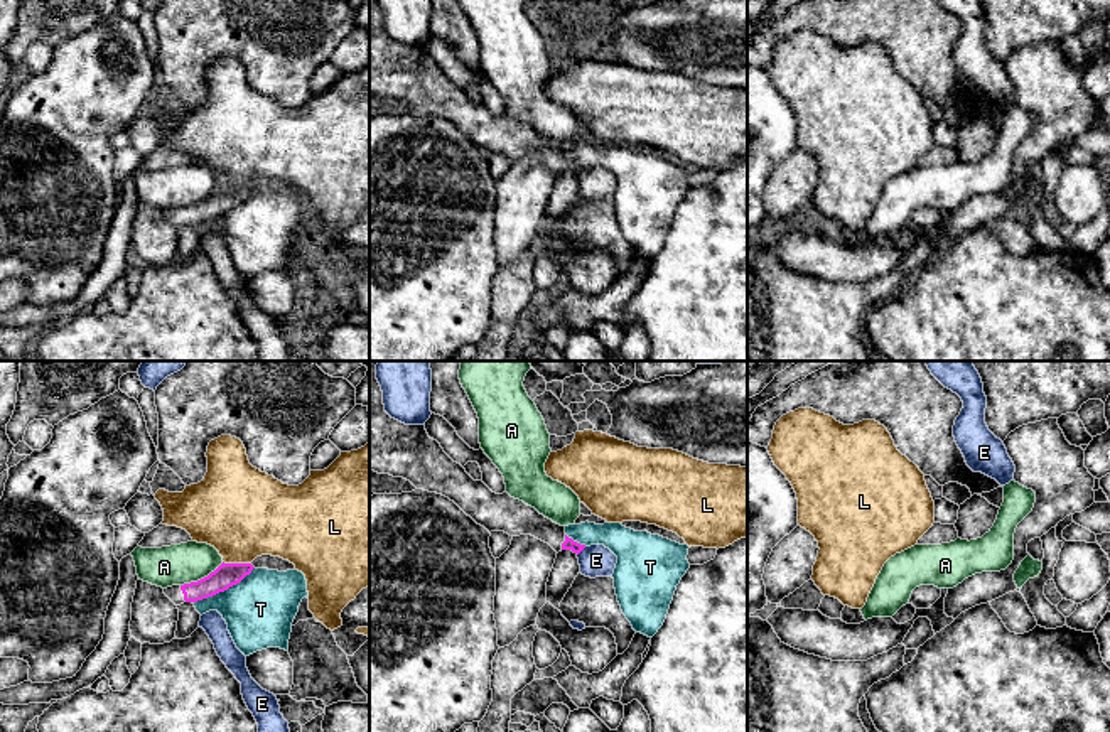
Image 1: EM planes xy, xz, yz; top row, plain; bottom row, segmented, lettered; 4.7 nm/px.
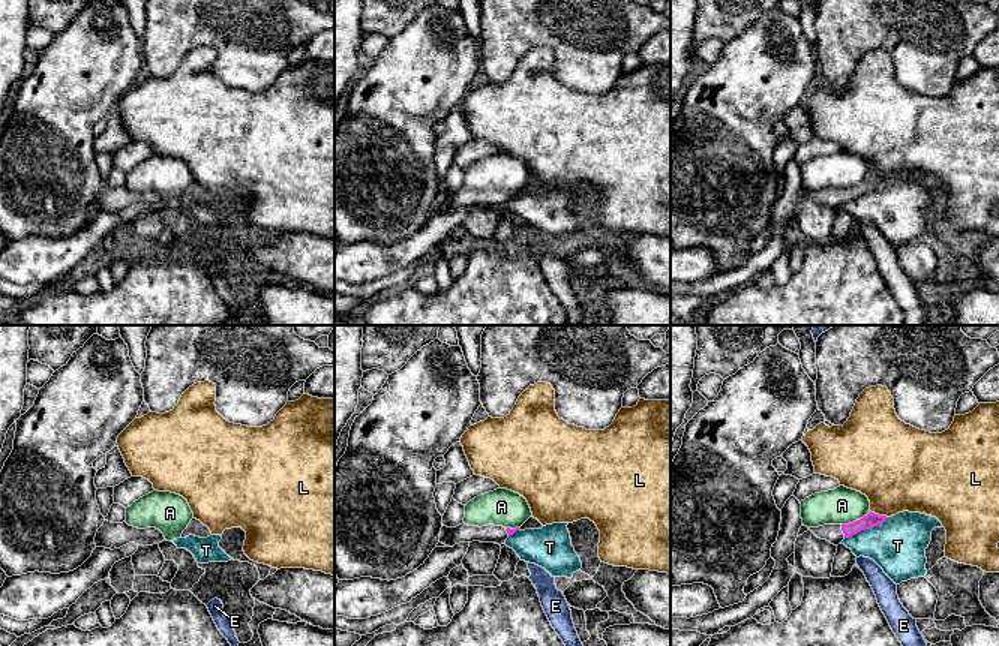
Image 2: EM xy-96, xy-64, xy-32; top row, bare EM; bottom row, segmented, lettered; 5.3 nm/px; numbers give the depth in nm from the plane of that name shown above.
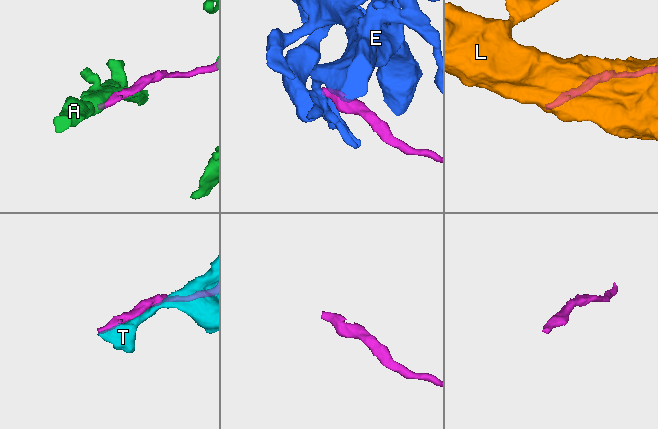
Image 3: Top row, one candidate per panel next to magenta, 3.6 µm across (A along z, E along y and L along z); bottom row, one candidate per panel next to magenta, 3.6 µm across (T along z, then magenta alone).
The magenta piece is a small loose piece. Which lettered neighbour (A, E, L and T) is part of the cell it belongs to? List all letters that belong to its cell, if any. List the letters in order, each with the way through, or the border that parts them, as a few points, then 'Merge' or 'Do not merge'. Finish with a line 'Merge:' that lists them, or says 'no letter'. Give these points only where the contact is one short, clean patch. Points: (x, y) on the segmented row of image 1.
A: Do not merge
E: Boundary: xz (586, 547), (577, 555). Do not merge
L: Do not merge
T: Do not merge
Merge: no letter

